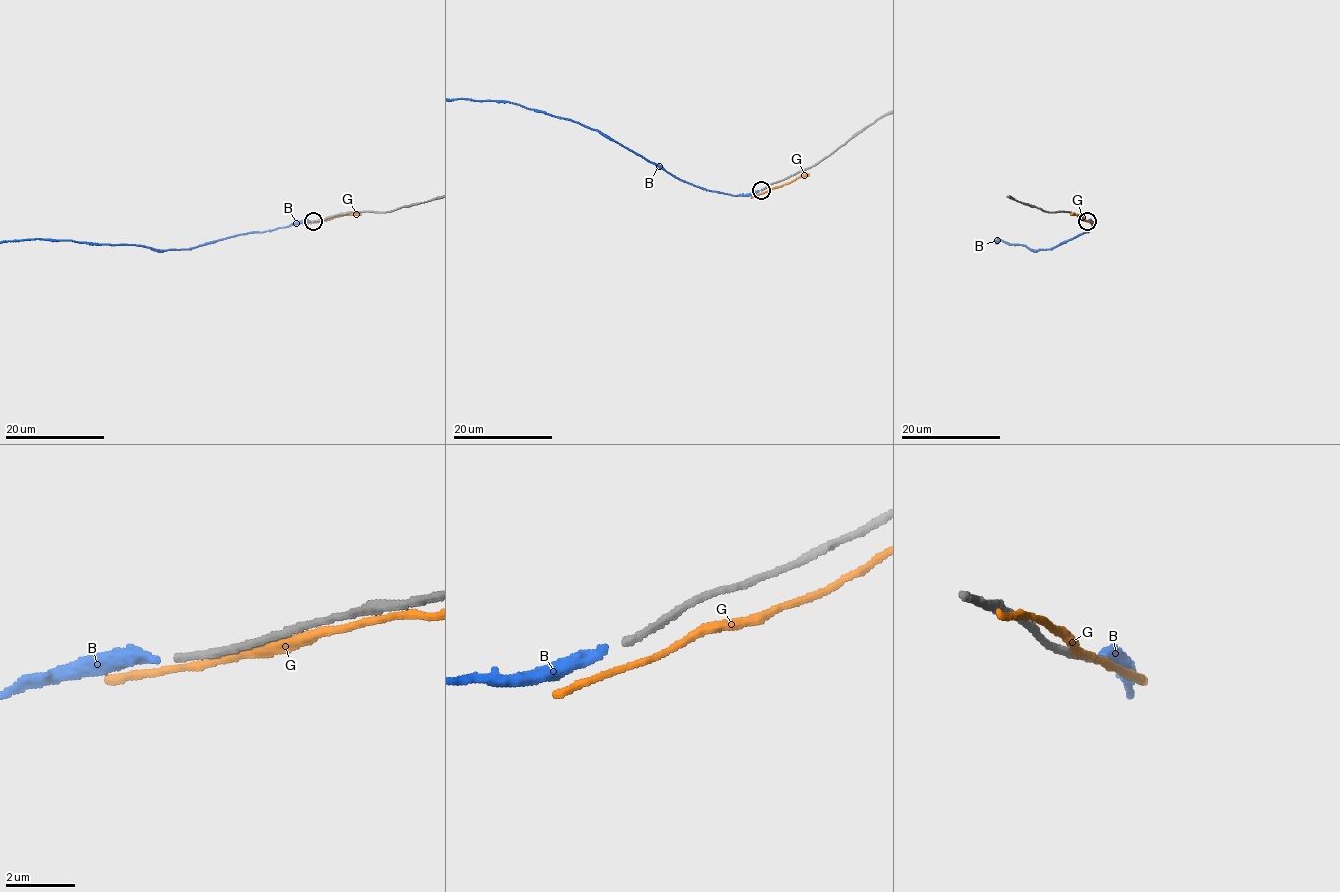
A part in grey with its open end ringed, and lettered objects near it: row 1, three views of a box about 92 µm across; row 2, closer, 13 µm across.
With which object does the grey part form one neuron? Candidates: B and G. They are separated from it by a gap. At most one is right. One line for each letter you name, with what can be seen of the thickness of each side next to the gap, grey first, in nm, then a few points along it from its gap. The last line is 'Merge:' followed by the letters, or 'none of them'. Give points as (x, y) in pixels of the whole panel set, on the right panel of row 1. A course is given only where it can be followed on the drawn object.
B: Thickness 200 nm (grey) against 320 nm
Merge: B

